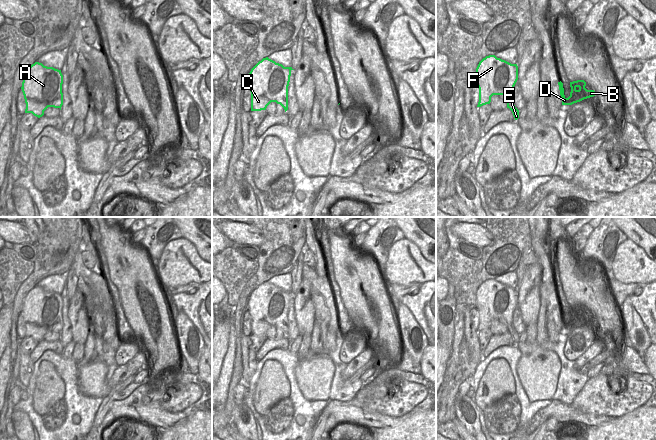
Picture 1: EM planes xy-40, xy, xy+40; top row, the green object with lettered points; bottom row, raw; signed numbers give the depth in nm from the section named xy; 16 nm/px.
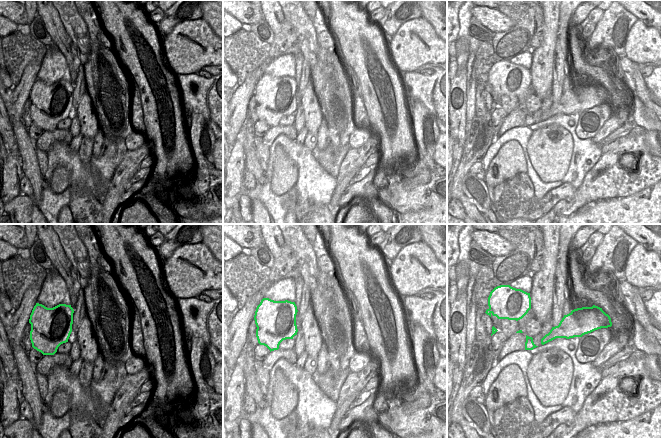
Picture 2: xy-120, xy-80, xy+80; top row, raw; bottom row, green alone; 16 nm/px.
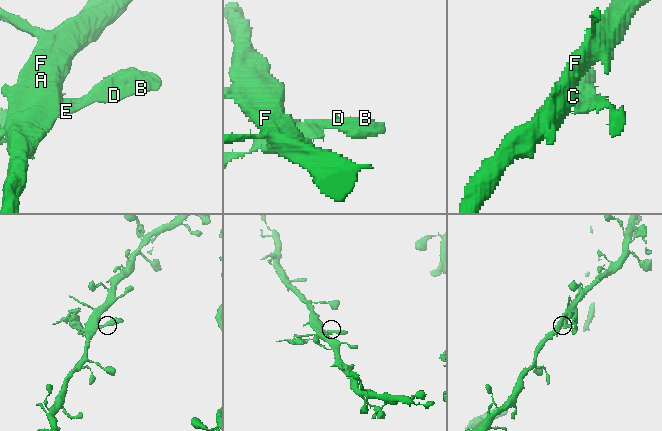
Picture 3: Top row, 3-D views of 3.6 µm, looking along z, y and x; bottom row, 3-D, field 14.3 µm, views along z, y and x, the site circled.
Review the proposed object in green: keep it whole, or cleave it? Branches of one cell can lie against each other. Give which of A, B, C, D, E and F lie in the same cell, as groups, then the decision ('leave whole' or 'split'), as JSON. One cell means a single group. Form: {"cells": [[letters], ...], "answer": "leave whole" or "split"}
{"cells": [["A", "C", "F"], ["B", "D", "E"]], "answer": "split"}

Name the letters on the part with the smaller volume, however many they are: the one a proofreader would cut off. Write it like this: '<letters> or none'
B, D, E

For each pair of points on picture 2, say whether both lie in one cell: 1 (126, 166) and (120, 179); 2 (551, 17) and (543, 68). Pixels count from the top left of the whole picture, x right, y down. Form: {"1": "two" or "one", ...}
{"1": "one", "2": "one"}

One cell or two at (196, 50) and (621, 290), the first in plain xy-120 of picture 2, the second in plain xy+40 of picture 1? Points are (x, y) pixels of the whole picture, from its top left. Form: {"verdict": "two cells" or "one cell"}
{"verdict": "two cells"}

